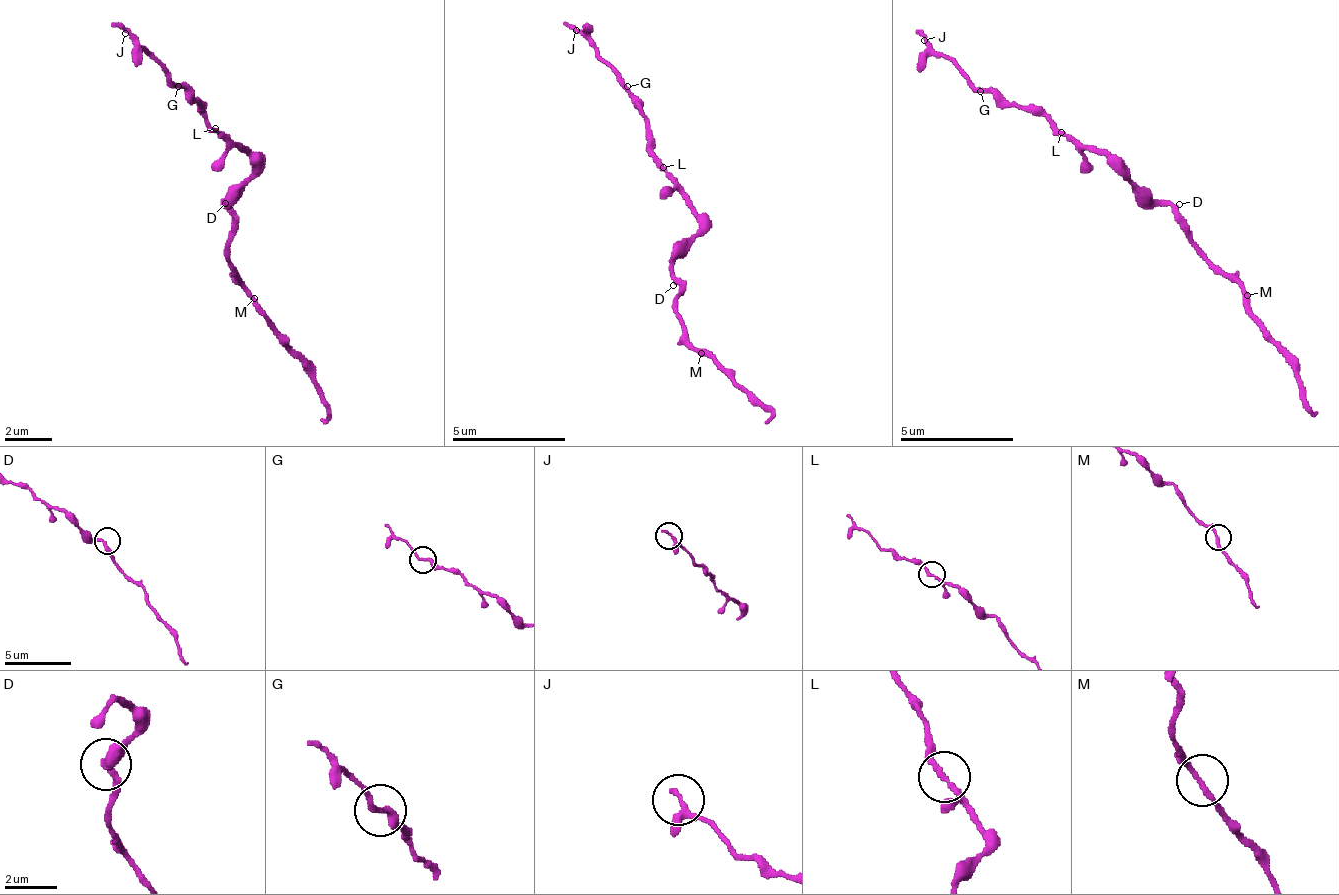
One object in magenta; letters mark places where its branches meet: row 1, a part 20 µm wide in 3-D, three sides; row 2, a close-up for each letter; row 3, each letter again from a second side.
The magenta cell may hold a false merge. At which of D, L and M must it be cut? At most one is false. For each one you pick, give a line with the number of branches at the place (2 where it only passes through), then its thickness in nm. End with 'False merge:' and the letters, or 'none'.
False merge: none

